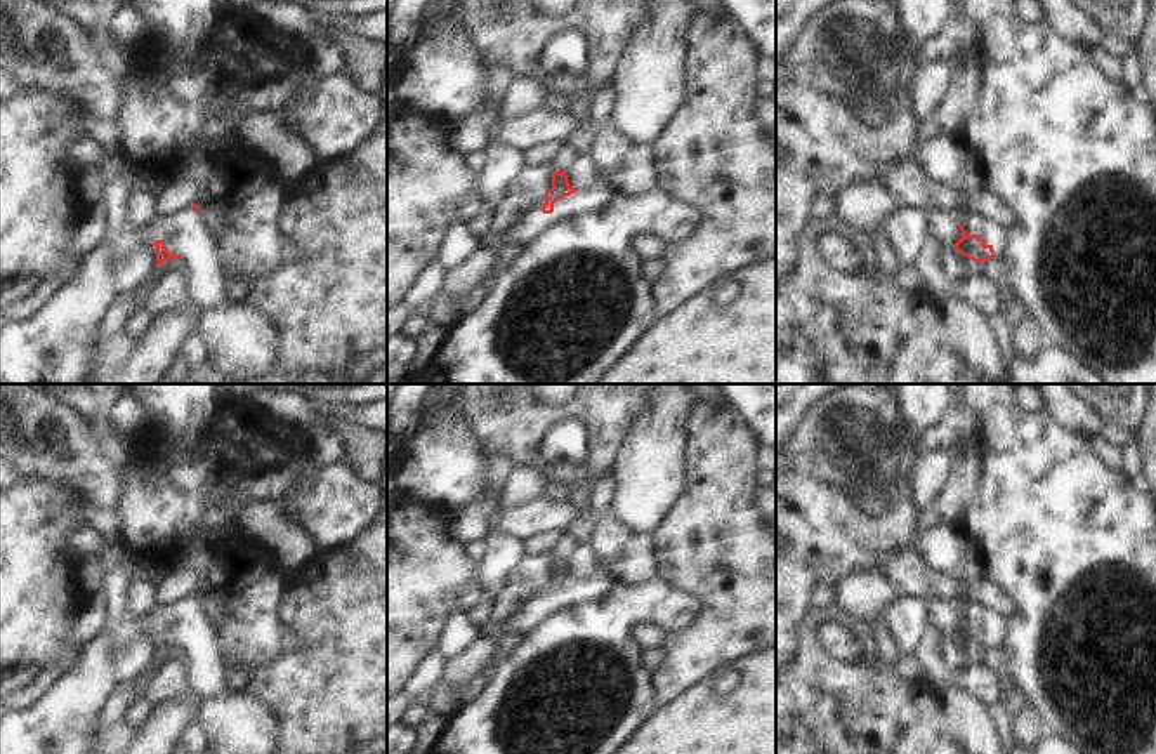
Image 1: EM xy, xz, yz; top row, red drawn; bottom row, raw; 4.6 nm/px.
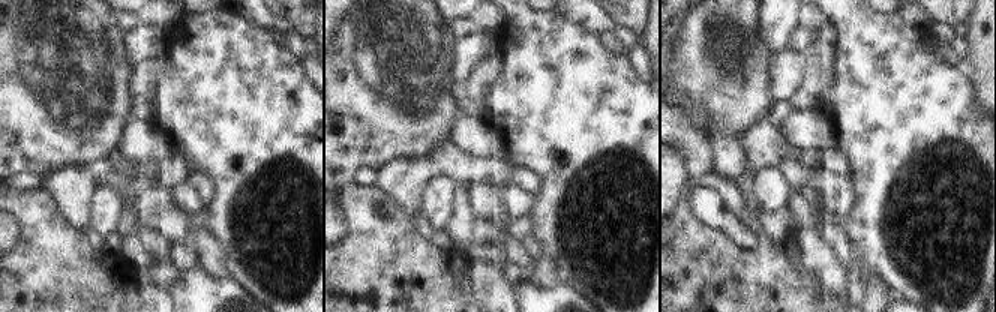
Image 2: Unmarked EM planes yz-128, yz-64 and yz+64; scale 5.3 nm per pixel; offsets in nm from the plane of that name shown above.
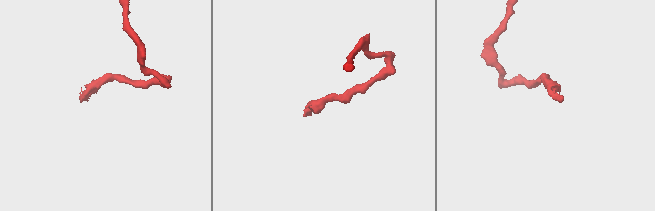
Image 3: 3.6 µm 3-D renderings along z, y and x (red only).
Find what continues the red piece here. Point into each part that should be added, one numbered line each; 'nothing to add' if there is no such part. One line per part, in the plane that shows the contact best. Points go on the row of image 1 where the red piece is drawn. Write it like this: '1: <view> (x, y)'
1: yz (991, 233)

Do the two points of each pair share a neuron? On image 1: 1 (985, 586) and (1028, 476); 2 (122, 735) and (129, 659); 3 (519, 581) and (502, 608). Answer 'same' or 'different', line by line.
1: different
2: different
3: same

